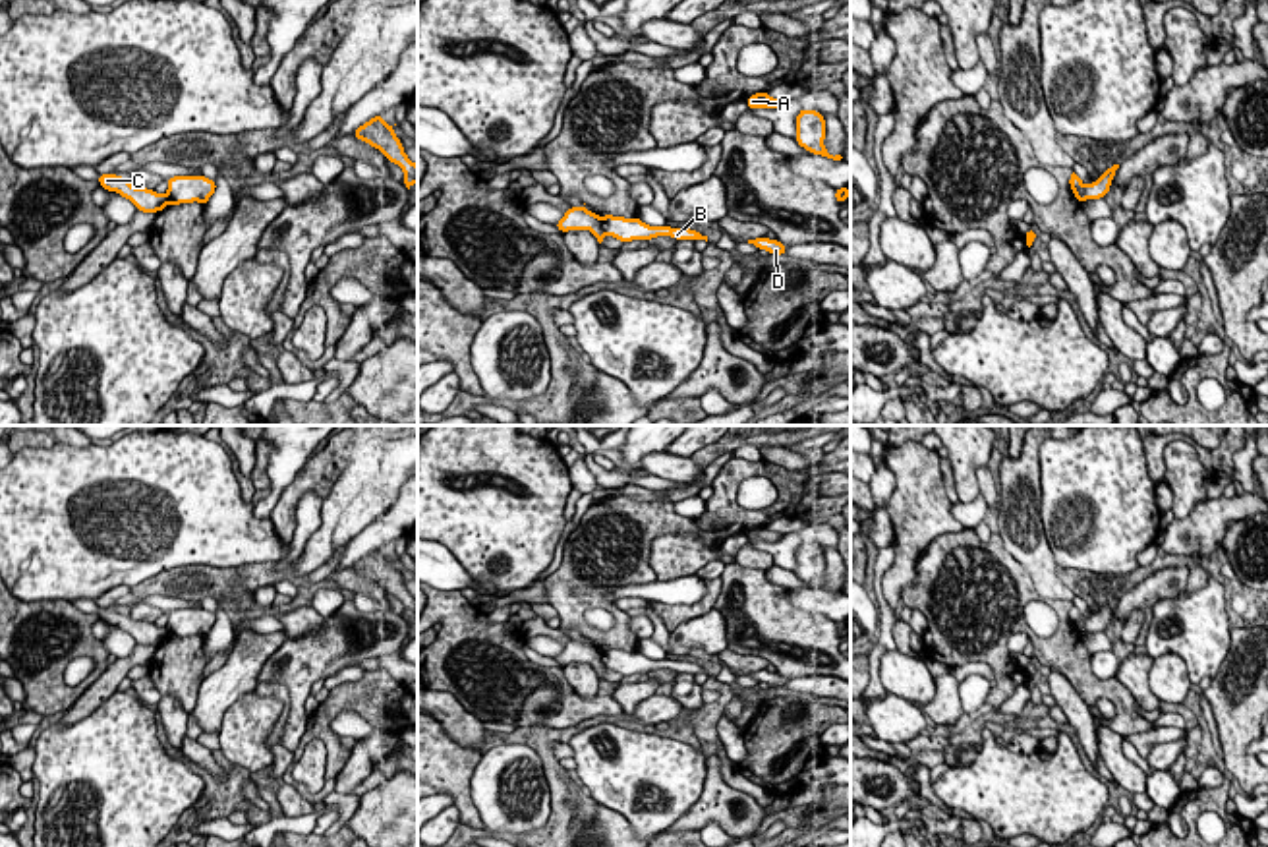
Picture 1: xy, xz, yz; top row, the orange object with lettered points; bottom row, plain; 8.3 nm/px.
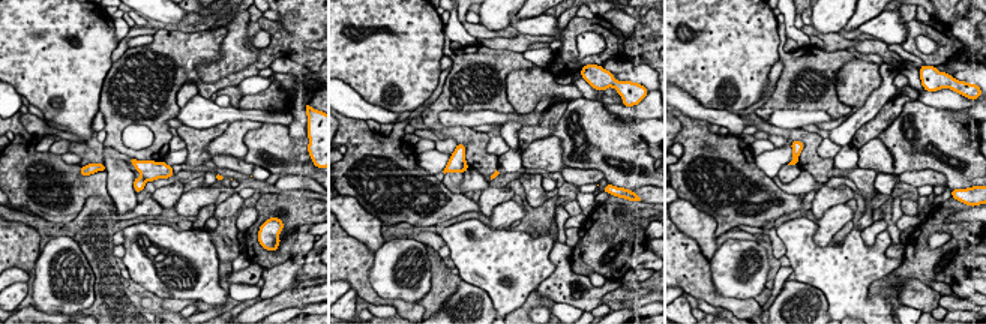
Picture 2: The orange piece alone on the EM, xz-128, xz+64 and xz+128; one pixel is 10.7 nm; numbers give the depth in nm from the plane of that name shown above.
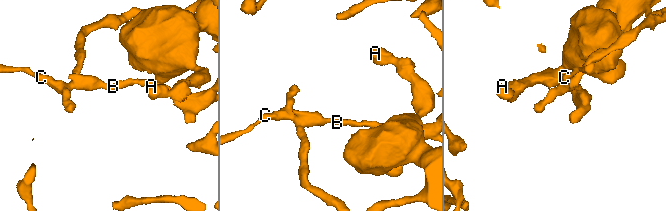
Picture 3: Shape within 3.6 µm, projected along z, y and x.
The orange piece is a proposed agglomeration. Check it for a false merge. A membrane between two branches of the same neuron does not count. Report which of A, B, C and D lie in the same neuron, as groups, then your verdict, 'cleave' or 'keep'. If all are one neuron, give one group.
A C / B D | cleave

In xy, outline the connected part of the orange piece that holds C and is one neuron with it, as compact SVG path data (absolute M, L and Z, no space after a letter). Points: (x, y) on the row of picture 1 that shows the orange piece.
M101 174L99 184L101 188L108 191L116 191L122 197L130 199L135 205L135 209L143 213L151 213L151 211L160 213L168 205L166 195L160 195L155 190L135 188L124 176Z

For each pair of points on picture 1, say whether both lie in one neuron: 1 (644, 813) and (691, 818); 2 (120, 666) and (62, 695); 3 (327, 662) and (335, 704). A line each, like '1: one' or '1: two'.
1: two
2: two
3: two

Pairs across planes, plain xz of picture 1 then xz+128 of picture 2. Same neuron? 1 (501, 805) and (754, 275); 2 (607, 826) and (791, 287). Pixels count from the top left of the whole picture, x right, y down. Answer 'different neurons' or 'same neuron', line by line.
1: same neuron
2: same neuron

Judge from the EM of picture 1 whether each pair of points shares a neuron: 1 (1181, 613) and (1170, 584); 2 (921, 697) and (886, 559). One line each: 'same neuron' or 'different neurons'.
1: different neurons
2: different neurons

